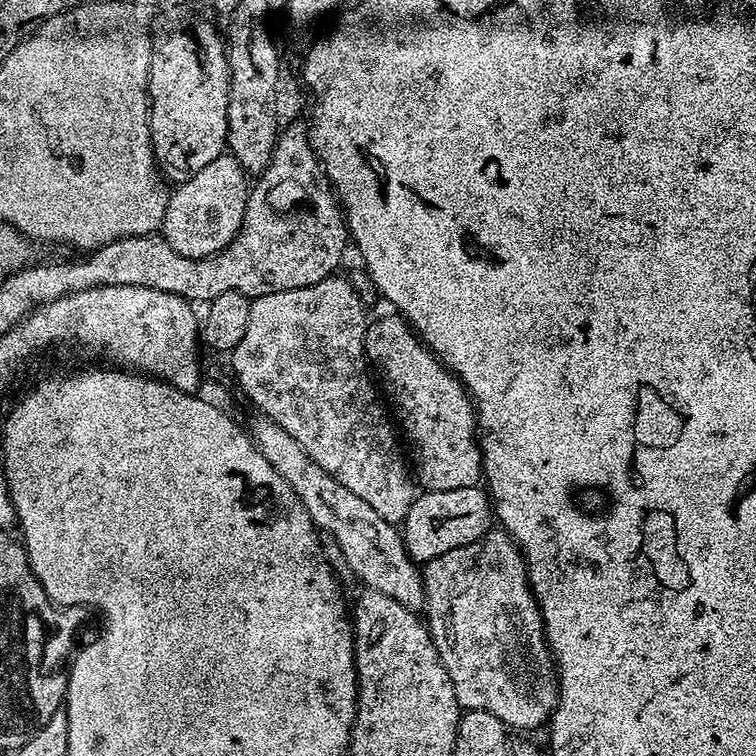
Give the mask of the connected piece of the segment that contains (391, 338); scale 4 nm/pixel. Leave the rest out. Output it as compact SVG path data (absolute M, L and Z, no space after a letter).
M389 313L369 323L364 352L382 372L382 390L406 434L415 479L423 491L430 492L475 487L483 475L483 456L476 441L475 405L467 388L436 359L403 316Z

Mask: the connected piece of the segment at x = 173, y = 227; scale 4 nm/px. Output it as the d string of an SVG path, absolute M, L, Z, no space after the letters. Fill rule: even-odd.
M225 154L173 188L176 189L171 189L162 225L164 240L170 242L178 254L195 260L221 252L238 234L246 214L250 180L244 167L233 156Z

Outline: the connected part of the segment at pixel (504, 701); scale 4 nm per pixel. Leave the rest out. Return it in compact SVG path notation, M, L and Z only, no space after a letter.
M503 530L490 531L482 538L478 538L478 542L458 546L458 550L450 550L438 558L427 561L423 565L422 575L424 578L424 607L422 612L426 617L428 632L432 635L432 641L438 650L442 666L446 666L446 674L450 674L450 682L454 686L454 694L458 698L461 709L469 712L485 711L494 714L494 718L498 718L512 730L540 727L543 729L549 723L551 714L558 703L558 696L554 691L554 661L548 647L548 637L544 634L544 619L540 613L540 607L532 592L532 587L528 585L528 564L524 561L524 554L515 540Z

